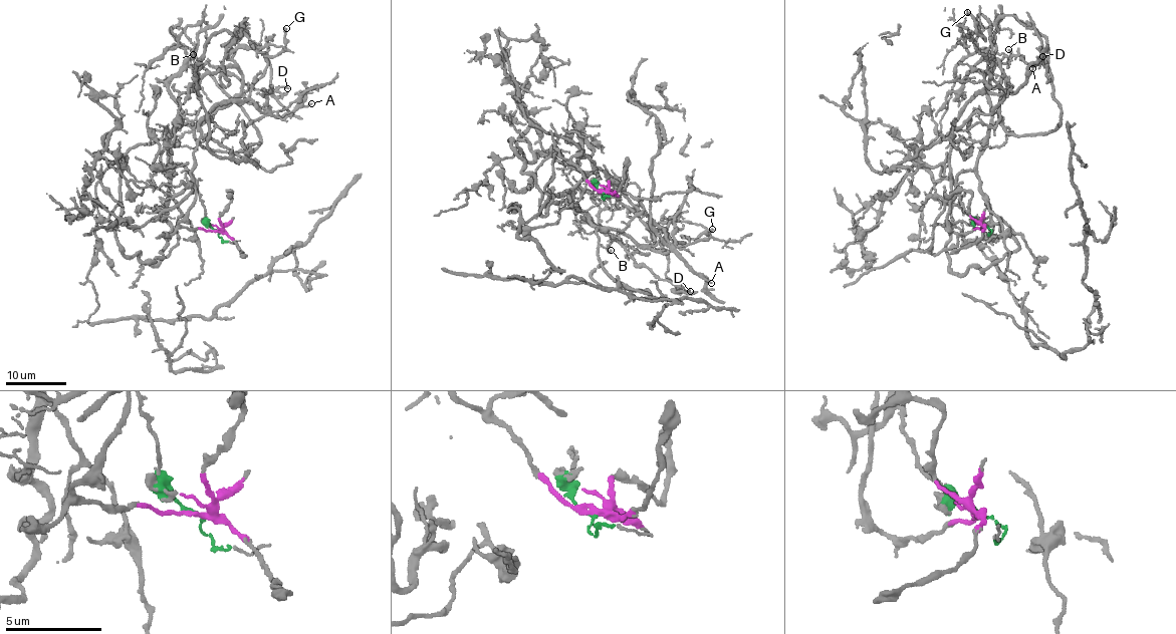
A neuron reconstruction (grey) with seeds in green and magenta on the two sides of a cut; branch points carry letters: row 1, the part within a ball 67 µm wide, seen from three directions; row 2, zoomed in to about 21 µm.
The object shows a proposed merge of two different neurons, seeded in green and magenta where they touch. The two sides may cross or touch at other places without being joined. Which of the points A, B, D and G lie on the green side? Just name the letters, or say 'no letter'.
B, D, G

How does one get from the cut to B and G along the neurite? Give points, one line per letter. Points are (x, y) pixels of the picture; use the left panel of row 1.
B: (216, 231), (192, 175), (169, 155), (170, 135), (181, 121), (181, 105), (169, 81), (195, 68), (193, 54)
G: (216, 231), (192, 175), (171, 162), (170, 133), (203, 122), (240, 91), (230, 53), (286, 49), (286, 28)

